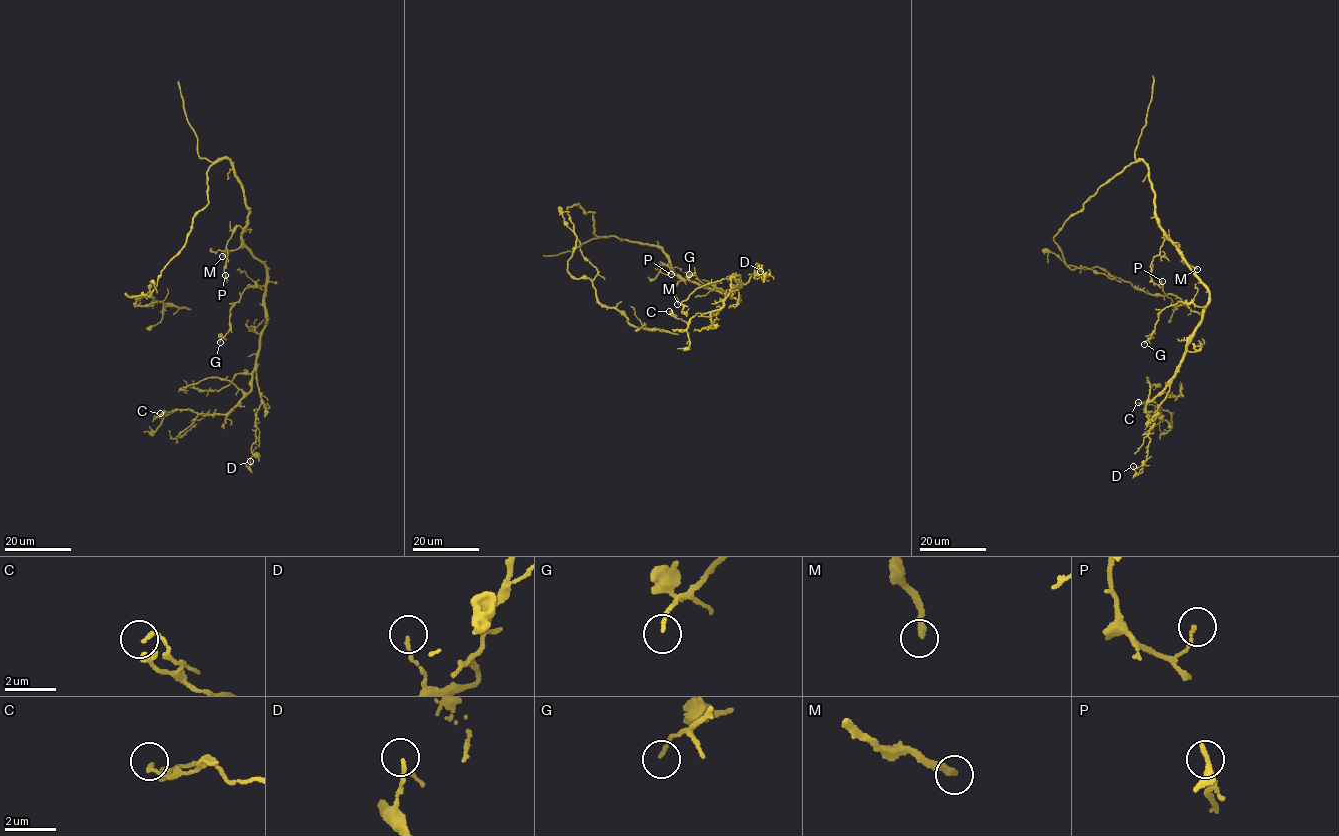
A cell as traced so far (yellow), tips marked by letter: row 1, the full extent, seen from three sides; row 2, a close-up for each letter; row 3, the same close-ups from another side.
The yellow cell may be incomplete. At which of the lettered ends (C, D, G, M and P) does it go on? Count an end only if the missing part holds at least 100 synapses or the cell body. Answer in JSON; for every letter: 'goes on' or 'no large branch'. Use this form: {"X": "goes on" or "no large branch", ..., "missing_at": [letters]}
{"C": "no large branch", "D": "no large branch", "G": "no large branch", "M": "no large branch", "P": "no large branch", "missing_at": []}

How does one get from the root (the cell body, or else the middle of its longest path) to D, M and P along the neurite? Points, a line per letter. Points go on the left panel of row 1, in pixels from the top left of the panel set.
D: (239, 181), (248, 210), (242, 241), (267, 273), (266, 319), (255, 370), (261, 403), (250, 461)
M: (239, 181), (248, 217), (242, 231), (241, 245), (222, 256)
P: (239, 181), (248, 217), (244, 227), (236, 227), (227, 243), (225, 275)

